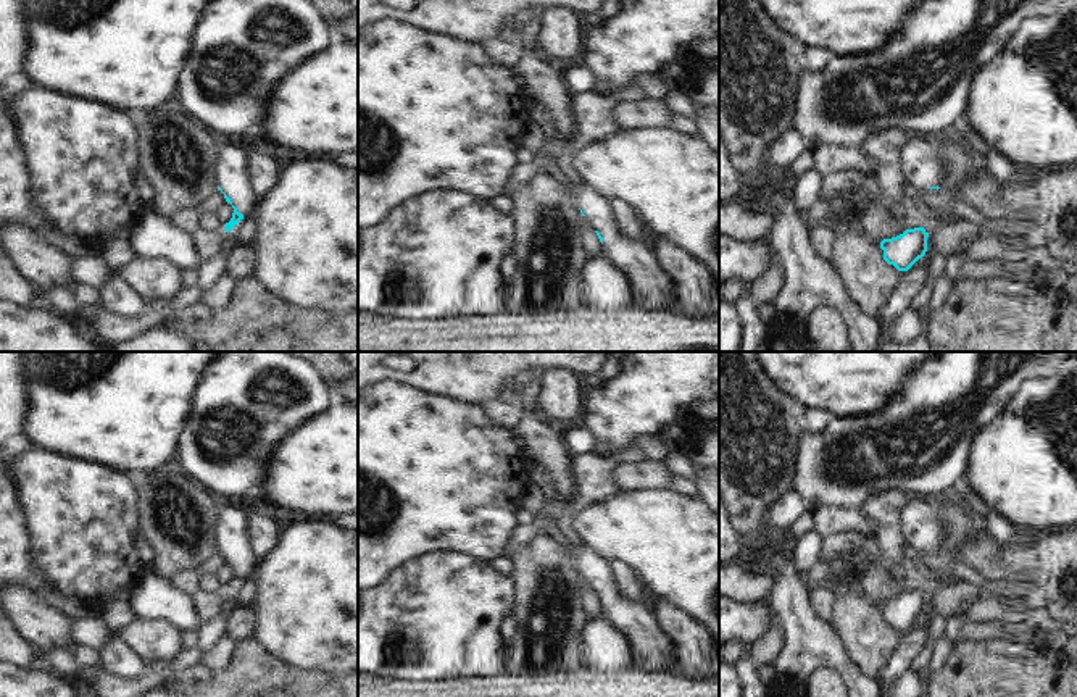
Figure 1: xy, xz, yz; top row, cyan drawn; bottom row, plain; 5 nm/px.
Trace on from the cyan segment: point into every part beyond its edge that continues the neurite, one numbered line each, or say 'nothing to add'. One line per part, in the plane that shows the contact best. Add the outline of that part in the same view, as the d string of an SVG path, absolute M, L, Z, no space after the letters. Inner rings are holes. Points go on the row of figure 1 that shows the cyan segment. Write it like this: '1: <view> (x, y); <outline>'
1: xy (231, 168); M221 137L216 145L218 157L214 161L214 177L218 186L243 218L250 216L258 197L248 171L247 150L247 142Z

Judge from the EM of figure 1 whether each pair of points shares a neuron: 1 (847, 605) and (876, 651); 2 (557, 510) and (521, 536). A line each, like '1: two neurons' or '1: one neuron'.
1: one neuron
2: one neuron

